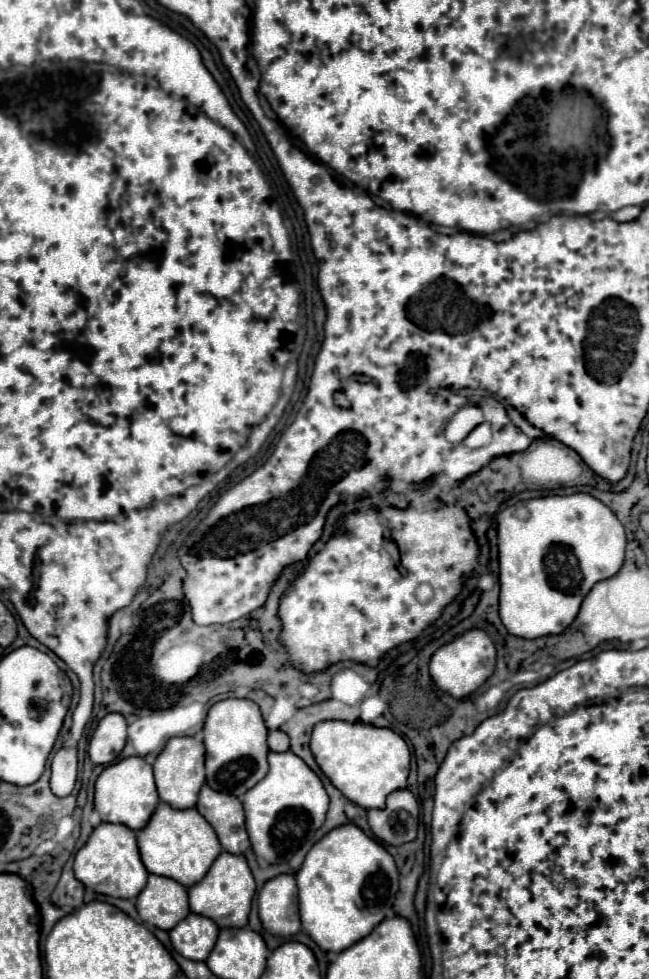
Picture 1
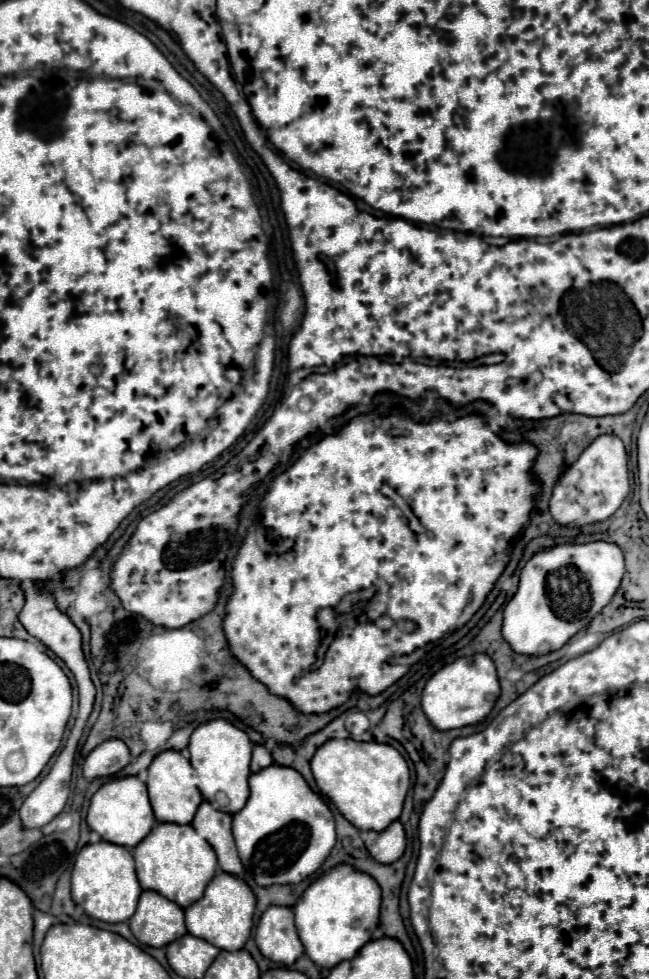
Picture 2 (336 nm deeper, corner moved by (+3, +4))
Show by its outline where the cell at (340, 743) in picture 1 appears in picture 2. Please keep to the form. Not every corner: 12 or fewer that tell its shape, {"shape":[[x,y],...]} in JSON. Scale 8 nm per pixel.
{"shape":[[328,740],[318,790],[358,830],[400,818],[410,772],[380,742]]}

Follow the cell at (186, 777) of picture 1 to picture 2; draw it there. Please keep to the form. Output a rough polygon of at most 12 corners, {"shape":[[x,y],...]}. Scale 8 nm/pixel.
{"shape":[[160,752],[148,768],[158,822],[190,824],[202,794],[190,762]]}

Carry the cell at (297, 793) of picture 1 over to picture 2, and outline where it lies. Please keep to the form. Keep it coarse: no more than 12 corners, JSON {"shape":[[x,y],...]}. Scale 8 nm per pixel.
{"shape":[[298,772],[252,774],[232,834],[258,886],[300,884],[336,844]]}

